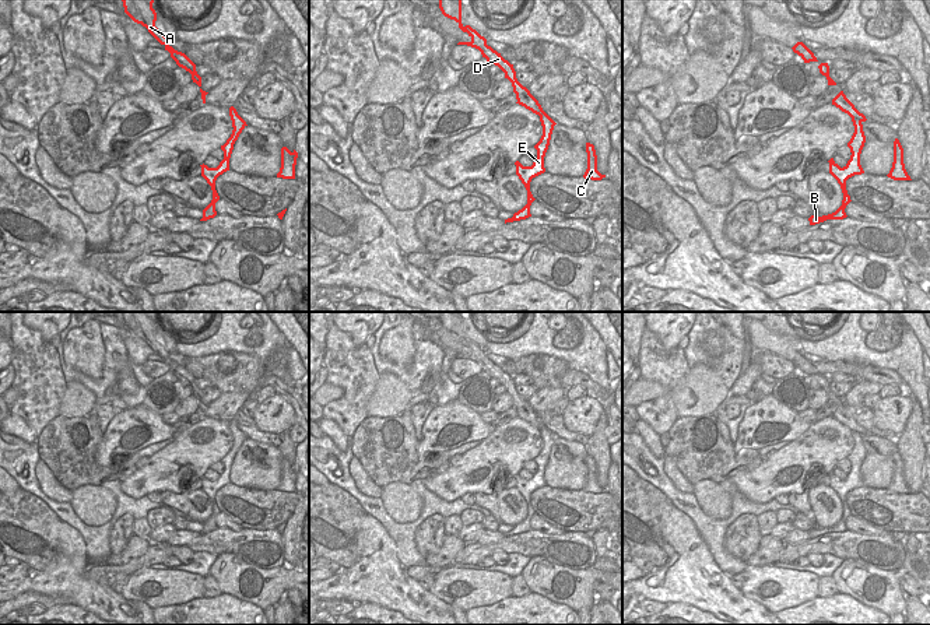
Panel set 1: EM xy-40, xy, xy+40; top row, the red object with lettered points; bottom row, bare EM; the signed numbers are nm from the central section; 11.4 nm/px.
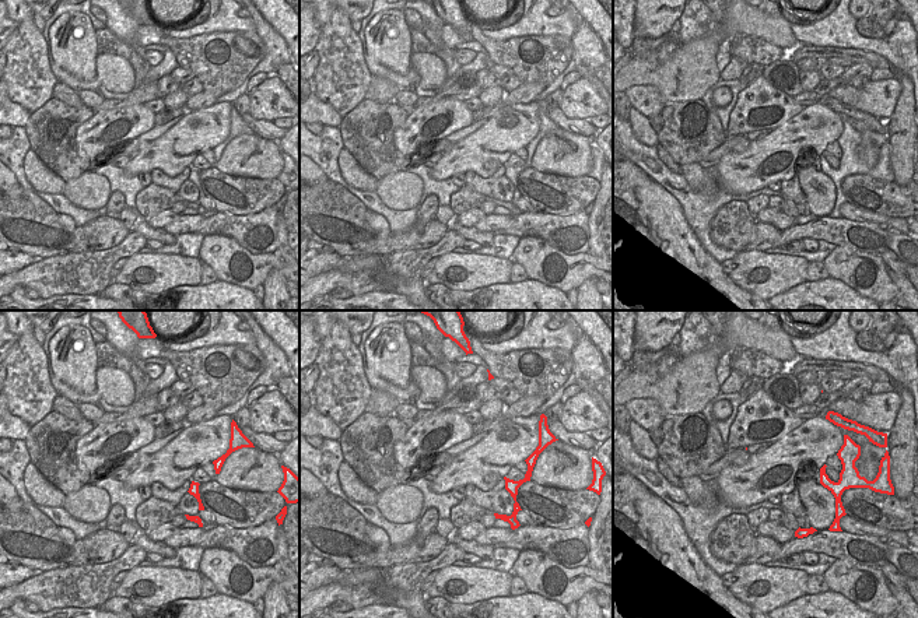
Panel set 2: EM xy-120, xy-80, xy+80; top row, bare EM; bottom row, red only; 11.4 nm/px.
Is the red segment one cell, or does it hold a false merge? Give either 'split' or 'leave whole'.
leave whole

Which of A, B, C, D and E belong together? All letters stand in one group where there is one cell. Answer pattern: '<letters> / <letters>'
A B C D E

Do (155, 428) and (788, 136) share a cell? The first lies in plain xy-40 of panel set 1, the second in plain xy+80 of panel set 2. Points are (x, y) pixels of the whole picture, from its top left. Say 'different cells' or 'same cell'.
different cells

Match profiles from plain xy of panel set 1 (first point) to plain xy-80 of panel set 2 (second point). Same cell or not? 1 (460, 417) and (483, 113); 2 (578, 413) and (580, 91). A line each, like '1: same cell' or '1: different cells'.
1: different cells
2: same cell

